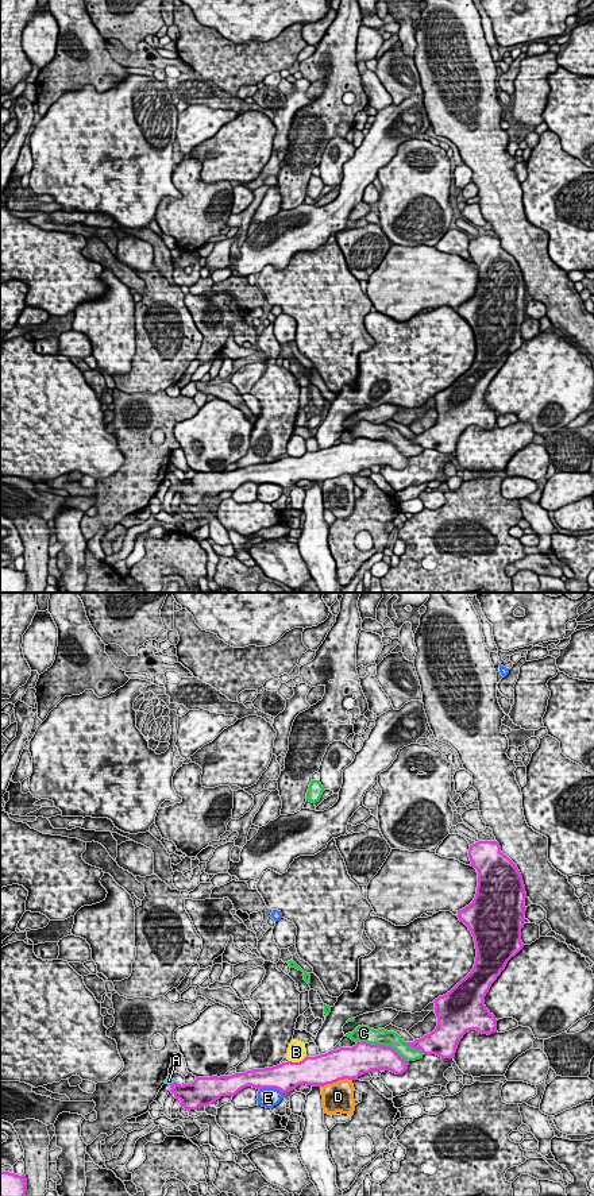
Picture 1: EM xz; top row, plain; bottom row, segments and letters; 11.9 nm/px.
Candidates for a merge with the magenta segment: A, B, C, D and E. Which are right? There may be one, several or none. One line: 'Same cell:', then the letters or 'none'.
Same cell: A

